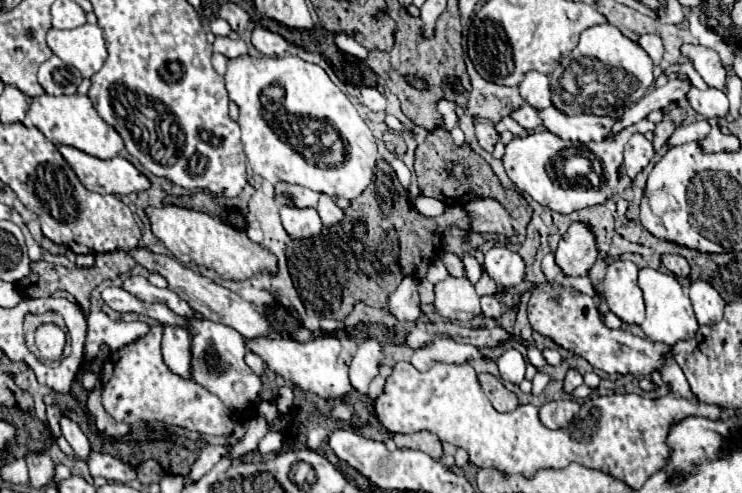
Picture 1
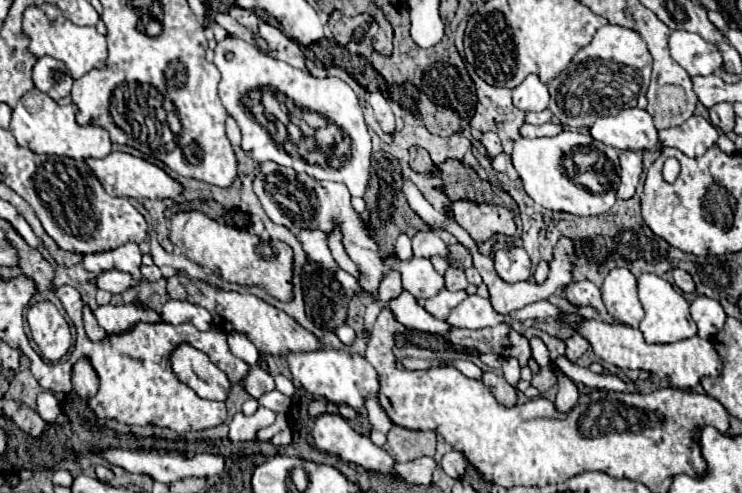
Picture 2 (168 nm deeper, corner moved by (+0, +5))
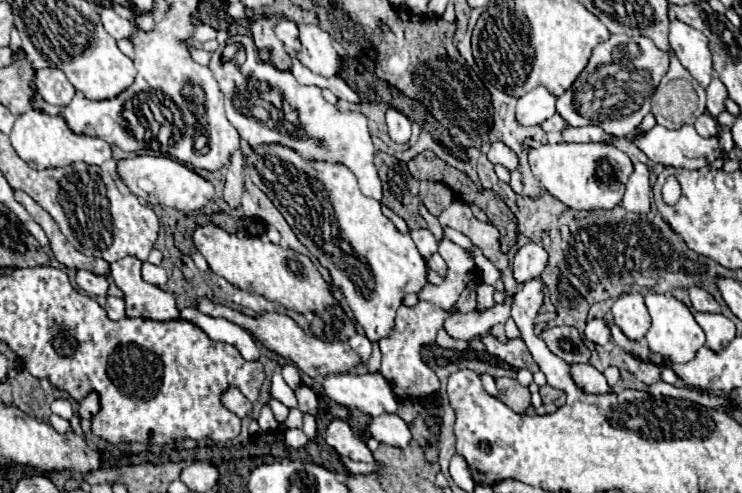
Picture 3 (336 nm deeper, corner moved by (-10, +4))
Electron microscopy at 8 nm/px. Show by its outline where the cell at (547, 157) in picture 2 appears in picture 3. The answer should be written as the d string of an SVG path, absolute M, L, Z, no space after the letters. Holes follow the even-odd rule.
M589 142L589 144L543 144L539 148L531 148L529 152L531 172L539 178L541 186L555 196L559 202L573 210L611 210L621 204L627 178L633 172L633 164L629 156L605 142ZM599 160L607 160L613 168L611 178L599 178L595 174L595 166Z

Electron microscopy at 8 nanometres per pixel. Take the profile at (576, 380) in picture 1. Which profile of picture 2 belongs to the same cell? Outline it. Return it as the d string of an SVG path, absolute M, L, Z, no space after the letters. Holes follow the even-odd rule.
M575 333L573 337L567 339L567 359L577 361L587 351L587 347L589 347L589 341L583 335Z

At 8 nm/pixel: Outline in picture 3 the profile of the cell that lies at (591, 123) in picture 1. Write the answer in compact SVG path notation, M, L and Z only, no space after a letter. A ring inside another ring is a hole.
M655 124L647 132L637 132L629 138L639 150L643 150L653 162L659 162L663 166L681 166L681 168L701 168L711 164L715 158L721 156L717 138L701 138L693 126L683 126L679 130L669 130L661 124Z

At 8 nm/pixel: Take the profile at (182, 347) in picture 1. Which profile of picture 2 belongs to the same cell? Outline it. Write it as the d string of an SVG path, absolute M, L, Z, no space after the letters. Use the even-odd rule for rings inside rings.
M183 343L177 347L177 351L173 351L171 365L175 375L199 397L211 401L227 401L231 383L227 375L217 365L213 365L203 351L197 351L195 347Z

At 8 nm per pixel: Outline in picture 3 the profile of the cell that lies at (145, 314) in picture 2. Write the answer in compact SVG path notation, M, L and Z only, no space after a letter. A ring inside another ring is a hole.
M125 256L109 264L111 280L125 294L125 314L129 318L149 318L149 320L175 320L179 310L169 292L163 292L155 284L147 284L141 276L141 260L137 256Z

